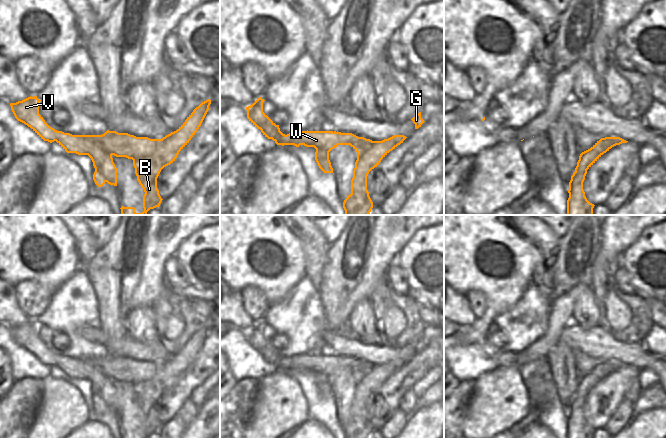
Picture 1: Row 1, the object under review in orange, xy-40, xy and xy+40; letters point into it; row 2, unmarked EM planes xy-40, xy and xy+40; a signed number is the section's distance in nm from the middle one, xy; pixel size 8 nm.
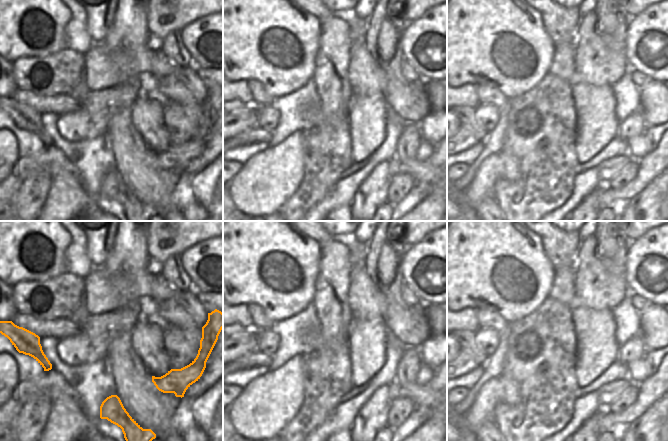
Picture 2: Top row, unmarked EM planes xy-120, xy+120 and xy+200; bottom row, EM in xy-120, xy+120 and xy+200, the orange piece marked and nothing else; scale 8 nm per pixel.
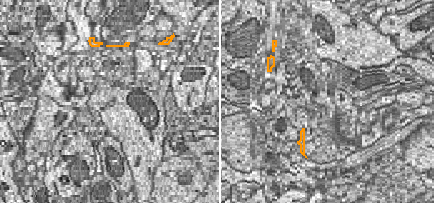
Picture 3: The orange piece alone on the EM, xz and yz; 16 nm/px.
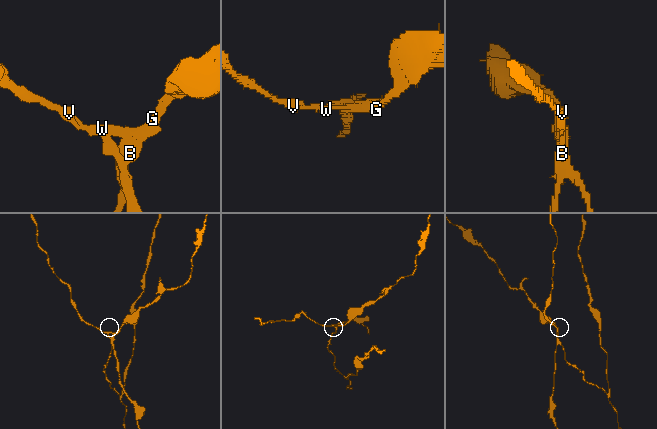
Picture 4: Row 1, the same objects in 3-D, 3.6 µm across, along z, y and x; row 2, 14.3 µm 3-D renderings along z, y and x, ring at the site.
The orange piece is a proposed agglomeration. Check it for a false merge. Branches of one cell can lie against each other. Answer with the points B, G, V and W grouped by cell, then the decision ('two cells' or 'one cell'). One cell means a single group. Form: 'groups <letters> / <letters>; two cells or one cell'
groups B G / V W; two cells

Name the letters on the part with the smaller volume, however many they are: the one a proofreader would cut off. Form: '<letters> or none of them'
V, W

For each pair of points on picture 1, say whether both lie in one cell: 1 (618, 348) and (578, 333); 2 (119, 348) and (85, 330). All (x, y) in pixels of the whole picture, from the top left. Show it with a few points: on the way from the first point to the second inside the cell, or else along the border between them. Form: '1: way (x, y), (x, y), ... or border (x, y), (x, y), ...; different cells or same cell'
1: way (608, 348), (598, 342), (588, 341); same cell
2: way (111, 345), (93, 334); same cell

